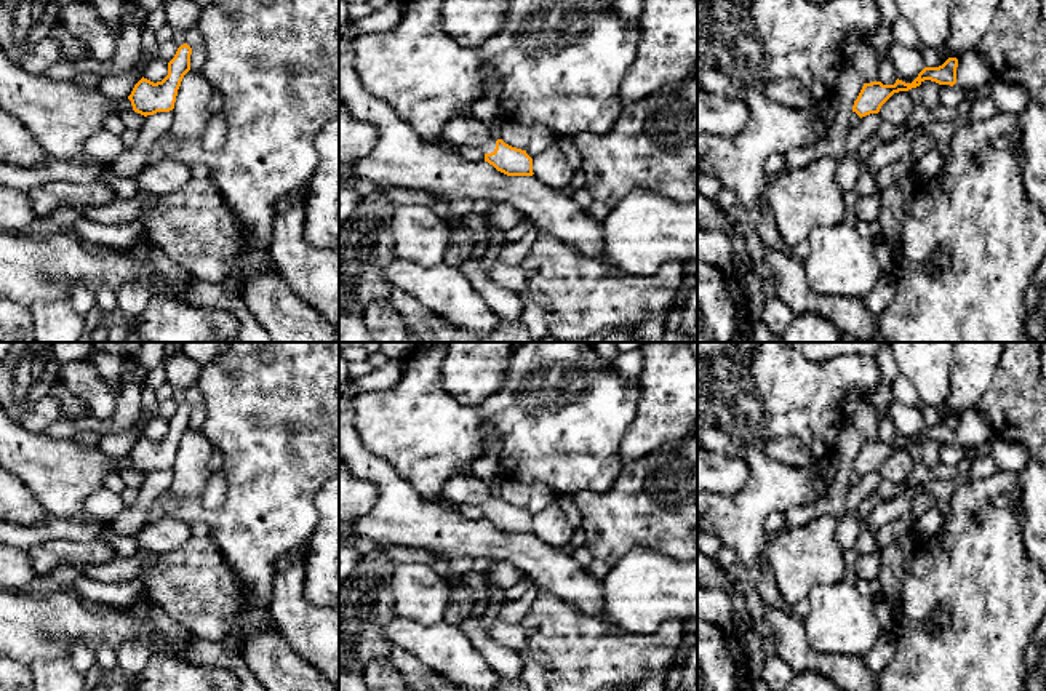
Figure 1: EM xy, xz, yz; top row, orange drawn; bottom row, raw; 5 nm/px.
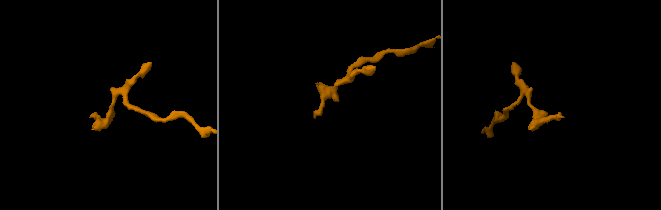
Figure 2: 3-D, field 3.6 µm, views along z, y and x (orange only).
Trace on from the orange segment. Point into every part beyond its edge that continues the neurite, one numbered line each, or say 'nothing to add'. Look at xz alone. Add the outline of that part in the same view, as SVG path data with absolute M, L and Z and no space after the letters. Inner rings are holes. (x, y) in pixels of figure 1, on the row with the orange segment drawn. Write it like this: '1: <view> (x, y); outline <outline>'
1: xz (464, 130); outline M461 112L448 122L441 141L454 146L480 147L485 154L496 149L496 141L489 136L489 125L477 120L472 112Z

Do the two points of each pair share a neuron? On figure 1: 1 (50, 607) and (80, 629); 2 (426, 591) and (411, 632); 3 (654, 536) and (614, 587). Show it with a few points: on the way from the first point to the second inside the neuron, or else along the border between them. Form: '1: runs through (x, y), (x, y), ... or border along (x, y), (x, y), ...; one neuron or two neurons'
1: runs through (58, 615), (66, 621), (72, 621); one neuron
2: border along (394, 615), (426, 623), (443, 621); two neurons
3: border along (680, 559), (648, 549), (630, 549), (613, 565); two neurons

